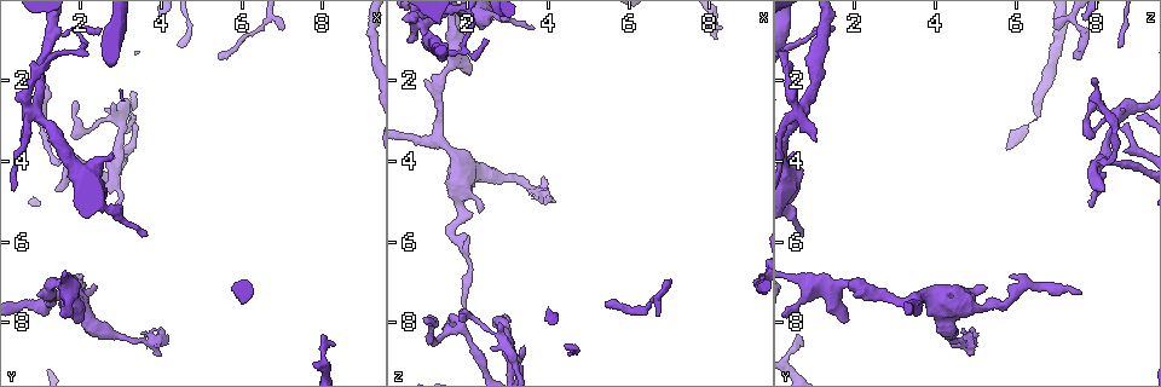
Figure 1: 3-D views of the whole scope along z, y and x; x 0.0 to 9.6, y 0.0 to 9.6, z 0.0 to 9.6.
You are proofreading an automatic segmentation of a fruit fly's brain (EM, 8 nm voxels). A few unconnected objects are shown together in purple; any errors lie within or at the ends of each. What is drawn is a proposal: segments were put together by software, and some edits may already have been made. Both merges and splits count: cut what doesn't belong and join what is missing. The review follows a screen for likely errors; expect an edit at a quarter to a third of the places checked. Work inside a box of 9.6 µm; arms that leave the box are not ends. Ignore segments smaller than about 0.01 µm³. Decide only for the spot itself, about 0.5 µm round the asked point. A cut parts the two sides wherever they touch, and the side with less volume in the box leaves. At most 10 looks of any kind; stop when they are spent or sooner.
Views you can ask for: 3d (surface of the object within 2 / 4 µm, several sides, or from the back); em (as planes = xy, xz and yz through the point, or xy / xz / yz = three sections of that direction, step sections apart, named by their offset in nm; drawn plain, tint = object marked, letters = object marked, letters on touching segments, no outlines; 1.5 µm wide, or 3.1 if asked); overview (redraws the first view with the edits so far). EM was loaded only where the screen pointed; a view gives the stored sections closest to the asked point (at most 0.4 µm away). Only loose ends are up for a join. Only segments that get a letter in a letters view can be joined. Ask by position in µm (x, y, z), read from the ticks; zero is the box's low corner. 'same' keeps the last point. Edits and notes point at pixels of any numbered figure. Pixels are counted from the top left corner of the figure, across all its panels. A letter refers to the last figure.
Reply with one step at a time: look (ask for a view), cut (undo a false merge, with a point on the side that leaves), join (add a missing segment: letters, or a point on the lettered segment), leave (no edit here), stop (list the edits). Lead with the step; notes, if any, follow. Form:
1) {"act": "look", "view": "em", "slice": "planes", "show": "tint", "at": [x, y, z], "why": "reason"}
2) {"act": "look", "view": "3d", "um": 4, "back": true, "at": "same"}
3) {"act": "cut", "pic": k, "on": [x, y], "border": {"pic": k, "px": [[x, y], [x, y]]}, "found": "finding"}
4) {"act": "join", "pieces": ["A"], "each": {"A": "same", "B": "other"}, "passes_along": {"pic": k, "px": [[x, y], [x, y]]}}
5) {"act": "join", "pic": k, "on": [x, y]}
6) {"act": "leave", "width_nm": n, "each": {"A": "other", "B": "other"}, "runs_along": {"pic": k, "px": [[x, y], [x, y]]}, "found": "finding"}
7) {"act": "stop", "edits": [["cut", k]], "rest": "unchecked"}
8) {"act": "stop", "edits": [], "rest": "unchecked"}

{"act": "look", "view": "em", "slice": "planes", "show": "tint", "at": [1.35, 0.90, 1.25]}

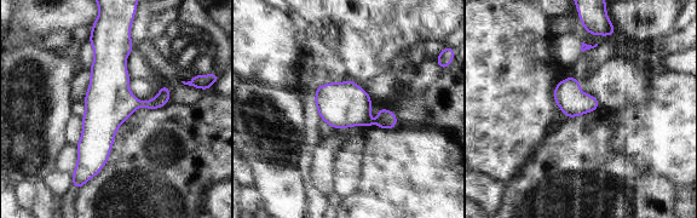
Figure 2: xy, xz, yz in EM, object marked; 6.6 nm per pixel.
{"act": "look", "view": "em", "slice": "planes", "show": "letters", "at": "same"}

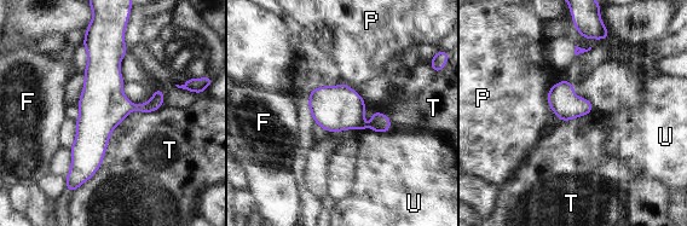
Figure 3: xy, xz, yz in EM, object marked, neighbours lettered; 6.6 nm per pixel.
{"act": "cut", "pic": 3, "on": [156, 100], "width_nm": 190, "each": {"F": "other", "P": "other", "T": "other", "U": "other"}, "border": {"pic": 3, "px": [[133, 104], [131, 109]]}, "found": "a second cell is stuck on"}

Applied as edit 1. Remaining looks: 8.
{"act": "look", "view": "overview"}

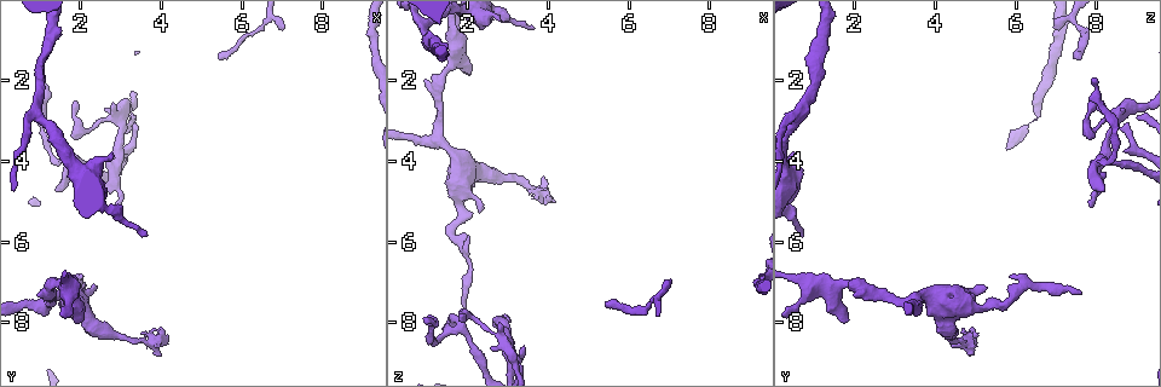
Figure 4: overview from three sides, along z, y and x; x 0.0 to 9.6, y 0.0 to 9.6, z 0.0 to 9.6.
{"act": "look", "view": "em", "slice": "planes", "show": "letters", "at": [0.95, 2.00, 7.90], "why": "an open end"}

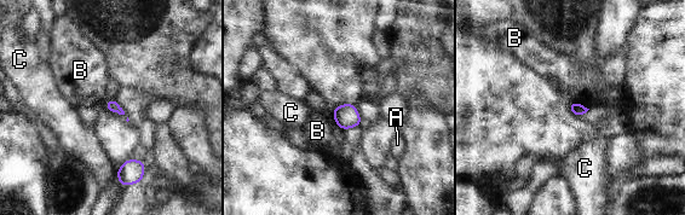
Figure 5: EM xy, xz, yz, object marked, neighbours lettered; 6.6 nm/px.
{"act": "leave", "each": {"A": "other", "B": "other", "C": "other"}, "border": {"pic": 5, "px": [[571, 100], [583, 104], [588, 109]]}, "found": "none of them fits"}

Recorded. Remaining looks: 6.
{"act": "look", "view": "em", "slice": "planes", "show": "letters", "at": [2.00, 7.20, 7.60], "why": "free end"}

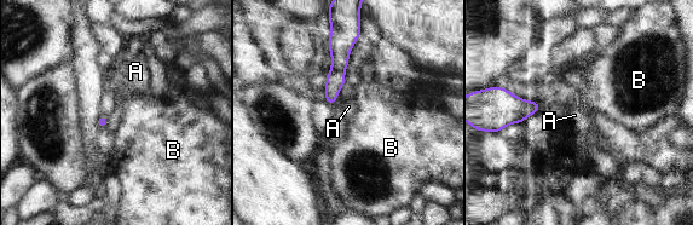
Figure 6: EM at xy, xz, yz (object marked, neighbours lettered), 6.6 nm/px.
{"act": "leave", "each": {"A": "other", "B": "other"}, "runs_along": {"pic": 6, "px": [[351, 41], [340, 52], [330, 99]]}, "found": "no lettered segment goes on from it"}

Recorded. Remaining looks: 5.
{"act": "look", "view": "em", "slice": "planes", "show": "letters", "at": [5.45, 1.45, 7.45], "why": "tapers out"}

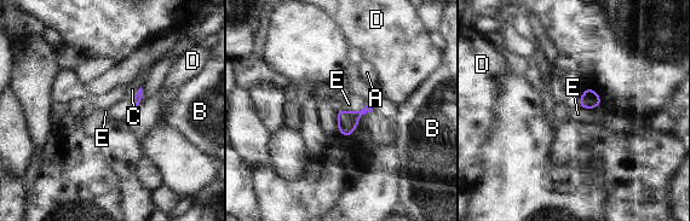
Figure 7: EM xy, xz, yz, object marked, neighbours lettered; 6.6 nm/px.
{"act": "leave", "each": {"A": "other", "B": "other", "C": "other", "D": "other", "E": "other"}, "border": {"pic": 7, "px": [[367, 104], [360, 110], [341, 110]]}, "found": "no lettered segment goes on from it"}

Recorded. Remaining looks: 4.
{"act": "stop", "edits": [["cut", 3]], "rest": "unchecked"}

